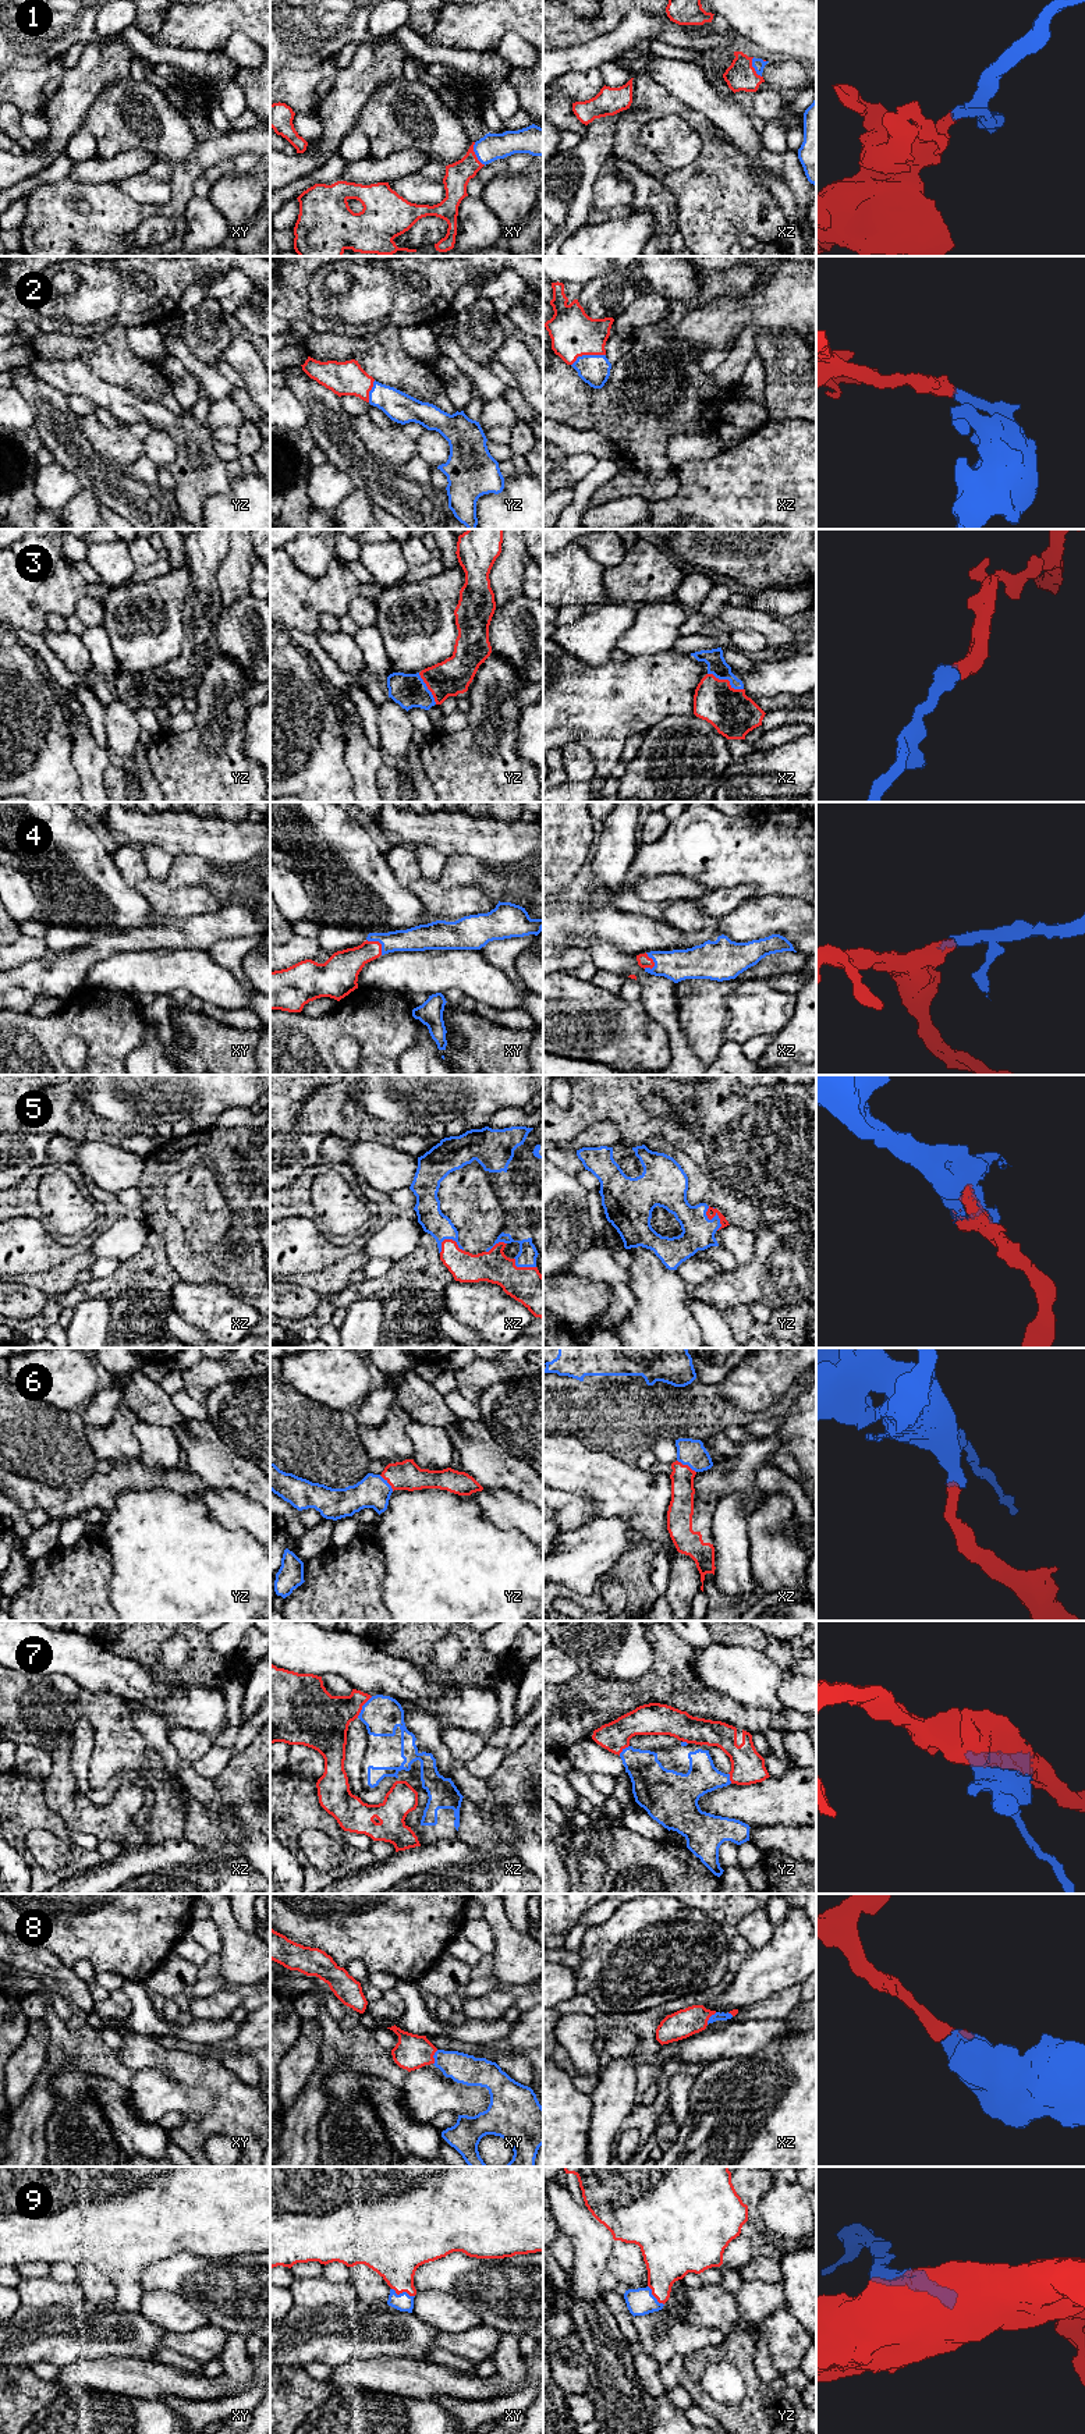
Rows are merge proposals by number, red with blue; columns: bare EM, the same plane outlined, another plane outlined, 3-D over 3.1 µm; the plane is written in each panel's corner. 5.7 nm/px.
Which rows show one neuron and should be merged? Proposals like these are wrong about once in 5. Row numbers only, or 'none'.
1, 2, 3, 4, 5, 6, 7, 8, 9

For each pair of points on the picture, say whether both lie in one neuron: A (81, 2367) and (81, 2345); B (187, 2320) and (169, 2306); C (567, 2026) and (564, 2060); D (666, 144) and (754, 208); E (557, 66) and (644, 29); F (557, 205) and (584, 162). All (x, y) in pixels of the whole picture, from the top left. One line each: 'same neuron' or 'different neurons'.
A: different neurons
B: same neuron
C: different neurons
D: different neurons
E: same neuron
F: same neuron

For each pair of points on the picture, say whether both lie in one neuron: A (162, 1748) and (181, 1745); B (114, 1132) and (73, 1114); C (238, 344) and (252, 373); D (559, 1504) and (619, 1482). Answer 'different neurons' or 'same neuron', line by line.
A: different neurons
B: same neuron
C: same neuron
D: different neurons

